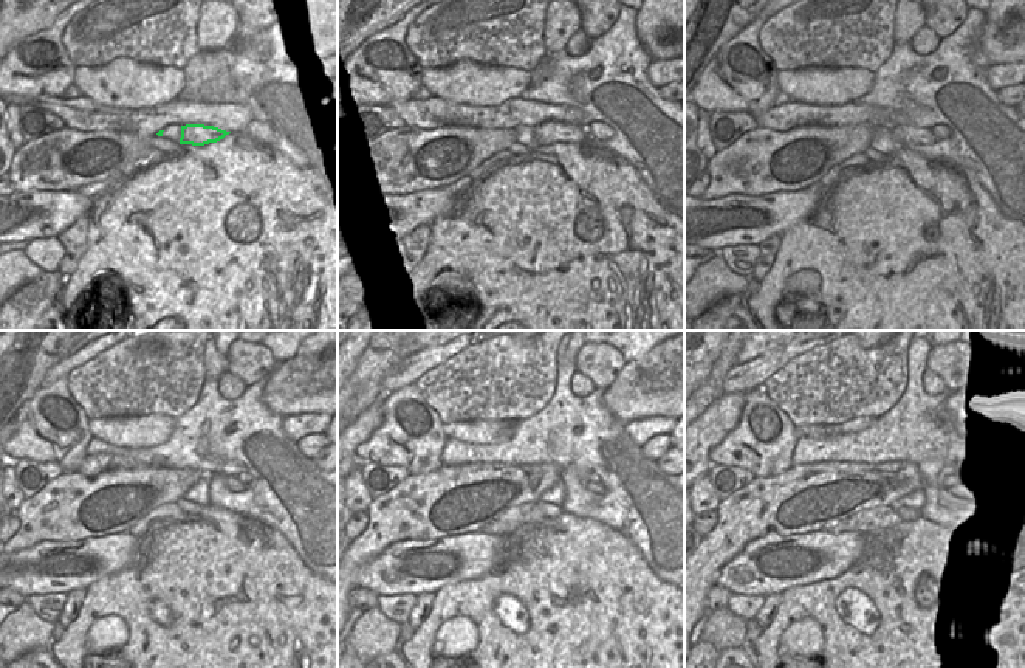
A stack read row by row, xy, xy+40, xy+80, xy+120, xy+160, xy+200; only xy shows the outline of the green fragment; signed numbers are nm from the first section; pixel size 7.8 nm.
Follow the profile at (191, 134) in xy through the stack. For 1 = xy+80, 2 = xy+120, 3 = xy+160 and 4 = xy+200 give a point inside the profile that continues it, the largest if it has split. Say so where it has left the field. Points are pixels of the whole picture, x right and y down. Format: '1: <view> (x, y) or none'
1: xy+80 (908, 135)
2: xy+120 (233, 484)
3: xy+160 (598, 488)
4: xy+200 (945, 488)

